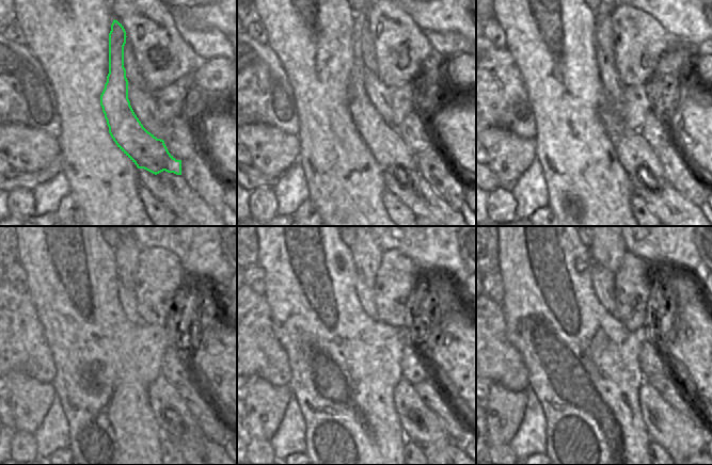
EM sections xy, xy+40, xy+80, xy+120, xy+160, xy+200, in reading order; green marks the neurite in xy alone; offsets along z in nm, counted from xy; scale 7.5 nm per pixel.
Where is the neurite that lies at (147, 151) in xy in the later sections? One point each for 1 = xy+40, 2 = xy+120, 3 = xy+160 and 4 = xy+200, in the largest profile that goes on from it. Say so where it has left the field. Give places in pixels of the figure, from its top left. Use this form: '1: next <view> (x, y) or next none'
1: next xy+40 (384, 142)
2: next xy+120 (172, 415)
3: next xy+160 (422, 426)
4: next xy+200 (681, 436)

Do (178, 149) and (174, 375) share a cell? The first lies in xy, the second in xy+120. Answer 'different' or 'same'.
same

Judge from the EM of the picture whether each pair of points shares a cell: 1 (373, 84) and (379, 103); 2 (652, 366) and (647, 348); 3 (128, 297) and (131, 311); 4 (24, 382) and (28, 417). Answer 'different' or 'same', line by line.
1: same
2: same
3: same
4: same

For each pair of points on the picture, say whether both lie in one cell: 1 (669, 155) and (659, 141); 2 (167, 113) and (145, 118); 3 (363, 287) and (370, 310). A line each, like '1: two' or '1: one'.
1: two
2: two
3: one

